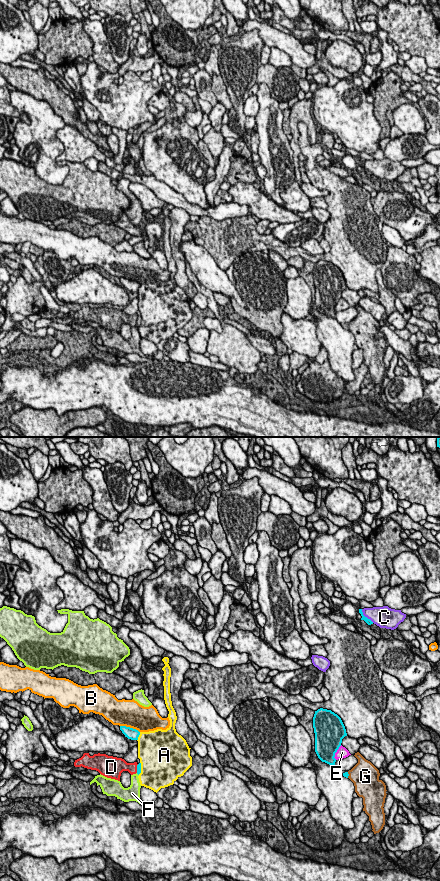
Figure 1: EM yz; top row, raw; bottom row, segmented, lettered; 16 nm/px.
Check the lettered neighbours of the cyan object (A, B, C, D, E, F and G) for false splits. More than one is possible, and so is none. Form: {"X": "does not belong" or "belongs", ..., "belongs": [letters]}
{"A": "does not belong", "B": "does not belong", "C": "does not belong", "D": "does not belong", "E": "does not belong", "F": "does not belong", "G": "does not belong", "belongs": []}

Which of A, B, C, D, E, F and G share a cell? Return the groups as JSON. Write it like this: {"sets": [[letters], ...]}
{"sets": [["A"], ["B"], ["C"], ["D"], ["E"], ["F"], ["G"]]}

